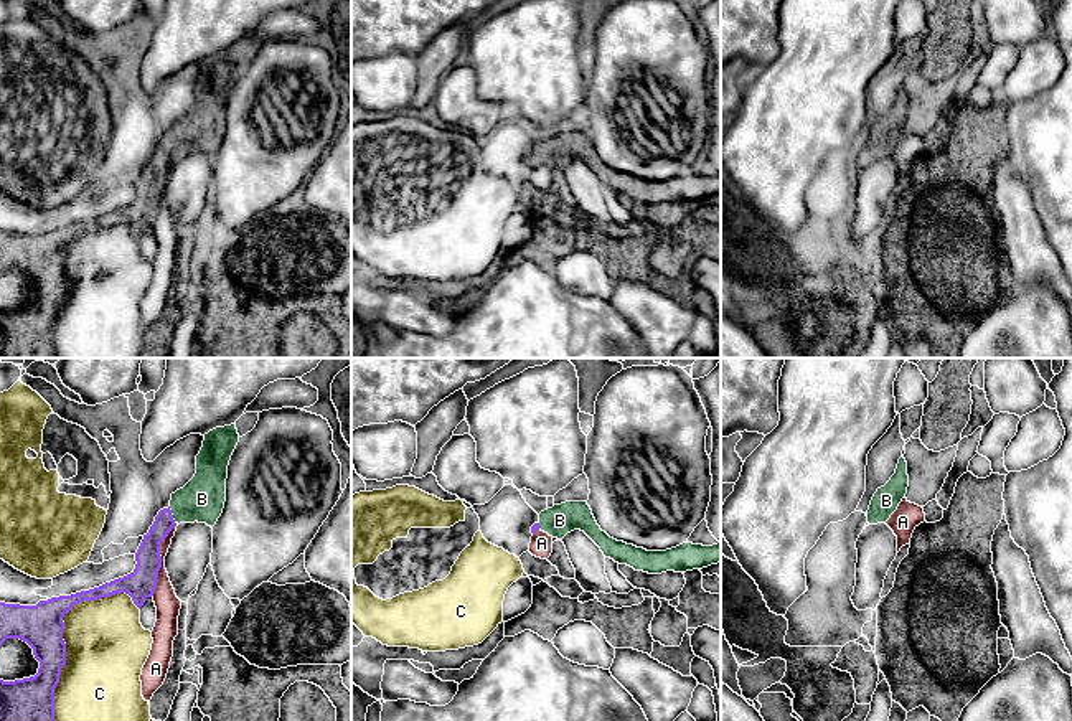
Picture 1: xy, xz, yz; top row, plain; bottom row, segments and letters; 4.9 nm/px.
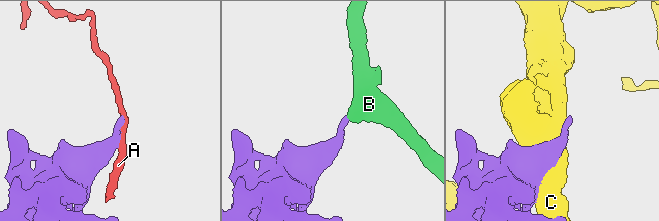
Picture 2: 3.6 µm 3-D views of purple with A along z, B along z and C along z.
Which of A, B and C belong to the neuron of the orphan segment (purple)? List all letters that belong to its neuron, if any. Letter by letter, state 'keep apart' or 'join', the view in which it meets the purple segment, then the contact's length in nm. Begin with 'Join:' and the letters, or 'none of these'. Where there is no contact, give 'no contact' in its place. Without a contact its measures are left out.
Join: B
A: keep apart | xy | 380 nm
B: join | xy | 90 nm
C: keep apart | xy | 700 nm

